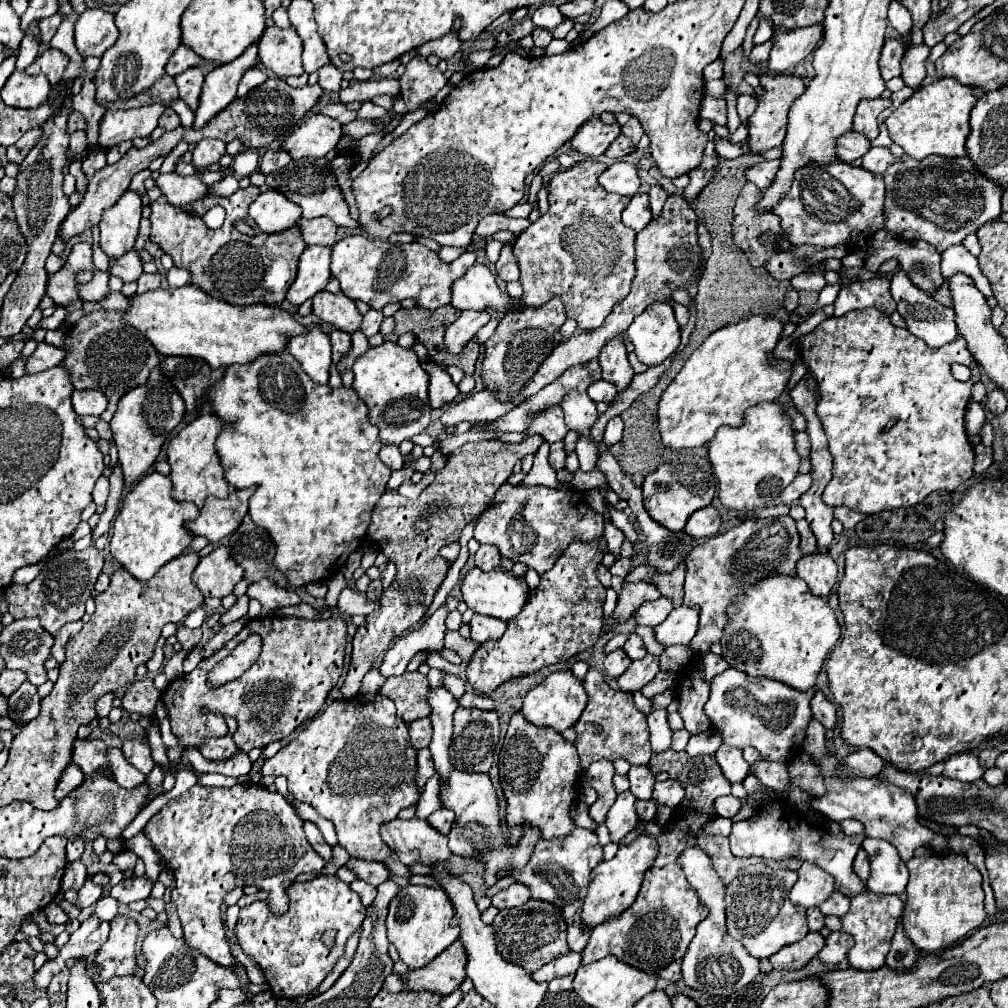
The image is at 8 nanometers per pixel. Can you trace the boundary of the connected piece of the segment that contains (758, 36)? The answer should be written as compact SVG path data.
M760 20L760 26L754 34L754 44L764 44L770 38L772 38L772 24L768 20Z

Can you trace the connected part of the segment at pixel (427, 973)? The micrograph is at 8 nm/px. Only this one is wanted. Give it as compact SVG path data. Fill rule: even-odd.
M456 940L448 950L438 954L432 964L420 968L420 970L408 970L402 976L404 990L432 990L440 994L454 992L464 982L464 948Z

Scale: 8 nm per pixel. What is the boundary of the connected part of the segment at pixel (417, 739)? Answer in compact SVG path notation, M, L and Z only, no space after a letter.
M428 718L410 722L410 744L414 750L426 748L430 744L430 738L432 738L432 724L428 722Z

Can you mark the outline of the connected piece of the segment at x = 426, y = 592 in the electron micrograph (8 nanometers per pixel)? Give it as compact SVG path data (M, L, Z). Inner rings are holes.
M528 436L520 444L504 444L498 440L478 442L478 444L464 444L458 450L454 450L446 466L436 472L434 482L424 488L418 500L408 500L400 496L398 492L386 490L382 498L376 502L372 510L372 520L368 526L368 532L380 532L380 552L396 564L396 578L394 582L384 590L380 604L382 608L368 616L368 624L364 628L358 628L354 636L354 650L352 650L352 664L346 675L344 685L340 688L344 699L352 698L359 694L363 676L374 666L376 658L383 657L391 642L404 634L408 628L412 628L430 608L432 598L440 584L446 578L446 572L450 568L450 562L440 556L440 548L458 542L460 532L468 522L478 518L492 502L496 490L508 480L512 474L512 468L518 460L522 460L526 454L536 454L544 440L540 436ZM436 500L444 500L448 506L440 512L432 512ZM422 510L428 510L432 528L426 534L414 536L414 520L422 516Z

